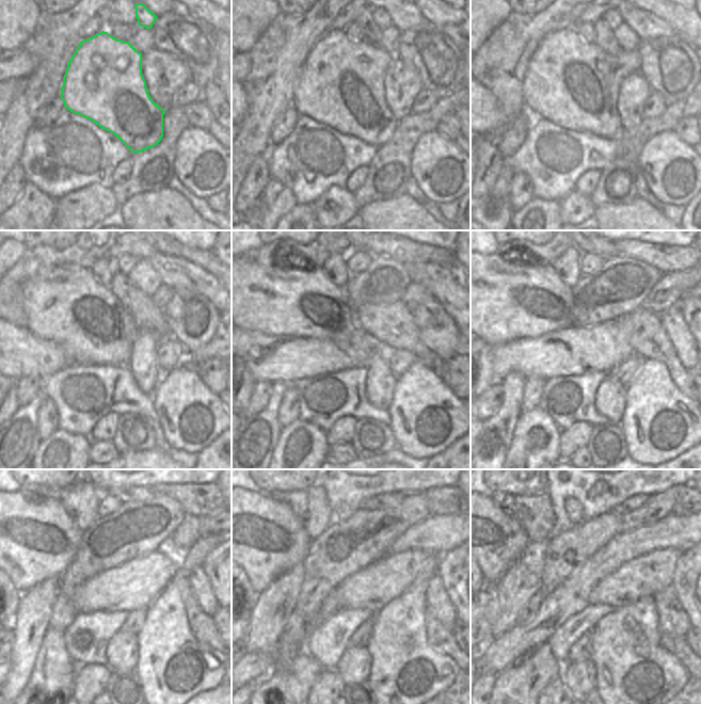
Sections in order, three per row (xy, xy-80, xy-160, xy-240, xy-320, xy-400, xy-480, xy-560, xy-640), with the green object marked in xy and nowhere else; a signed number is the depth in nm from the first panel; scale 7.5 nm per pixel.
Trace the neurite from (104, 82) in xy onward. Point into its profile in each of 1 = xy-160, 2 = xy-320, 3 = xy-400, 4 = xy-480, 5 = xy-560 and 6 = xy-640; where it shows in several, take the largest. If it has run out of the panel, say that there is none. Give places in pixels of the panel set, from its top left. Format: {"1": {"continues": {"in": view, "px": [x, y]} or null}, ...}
{"1": {"continues": {"in": "xy-160", "px": [573, 84]}}, "2": {"continues": {"in": "xy-320", "px": [302, 303]}}, "3": {"continues": {"in": "xy-400", "px": [496, 301]}}, "4": {"continues": {"in": "xy-480", "px": [31, 541]}}, "5": {"continues": {"in": "xy-560", "px": [261, 536]}}, "6": {"continues": {"in": "xy-640", "px": [492, 538]}}}

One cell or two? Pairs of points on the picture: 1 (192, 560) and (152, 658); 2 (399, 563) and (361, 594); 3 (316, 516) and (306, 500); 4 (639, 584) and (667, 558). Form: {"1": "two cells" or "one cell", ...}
{"1": "one cell", "2": "one cell", "3": "one cell", "4": "one cell"}

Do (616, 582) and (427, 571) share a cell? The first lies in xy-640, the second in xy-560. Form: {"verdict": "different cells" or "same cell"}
{"verdict": "different cells"}

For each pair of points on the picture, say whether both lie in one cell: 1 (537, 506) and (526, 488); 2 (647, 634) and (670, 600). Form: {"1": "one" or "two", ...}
{"1": "two", "2": "two"}

